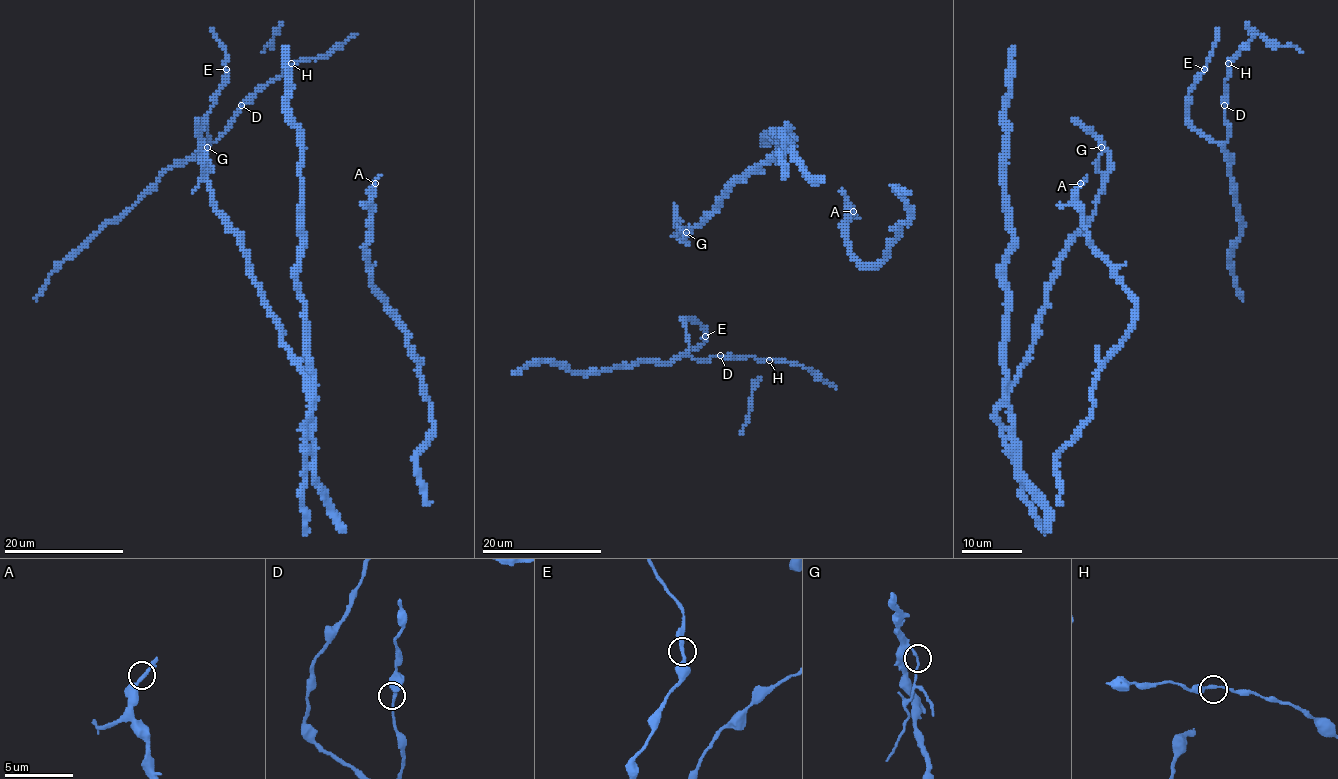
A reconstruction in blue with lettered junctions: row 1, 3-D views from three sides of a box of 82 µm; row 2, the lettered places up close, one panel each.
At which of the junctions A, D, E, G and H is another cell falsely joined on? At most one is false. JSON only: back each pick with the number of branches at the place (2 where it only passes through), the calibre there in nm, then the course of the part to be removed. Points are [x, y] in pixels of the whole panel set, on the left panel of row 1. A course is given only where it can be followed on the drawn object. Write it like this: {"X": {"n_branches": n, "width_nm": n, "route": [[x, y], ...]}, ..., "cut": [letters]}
{"G": {"n_branches": 2, "width_nm": 150, "route": [[207, 147], [201, 180], [193, 192]]}, "cut": ["G"]}

